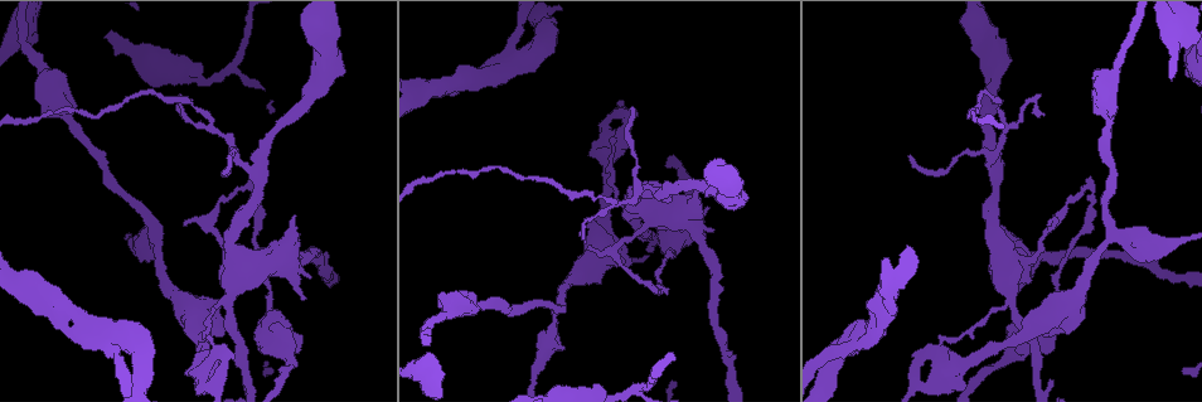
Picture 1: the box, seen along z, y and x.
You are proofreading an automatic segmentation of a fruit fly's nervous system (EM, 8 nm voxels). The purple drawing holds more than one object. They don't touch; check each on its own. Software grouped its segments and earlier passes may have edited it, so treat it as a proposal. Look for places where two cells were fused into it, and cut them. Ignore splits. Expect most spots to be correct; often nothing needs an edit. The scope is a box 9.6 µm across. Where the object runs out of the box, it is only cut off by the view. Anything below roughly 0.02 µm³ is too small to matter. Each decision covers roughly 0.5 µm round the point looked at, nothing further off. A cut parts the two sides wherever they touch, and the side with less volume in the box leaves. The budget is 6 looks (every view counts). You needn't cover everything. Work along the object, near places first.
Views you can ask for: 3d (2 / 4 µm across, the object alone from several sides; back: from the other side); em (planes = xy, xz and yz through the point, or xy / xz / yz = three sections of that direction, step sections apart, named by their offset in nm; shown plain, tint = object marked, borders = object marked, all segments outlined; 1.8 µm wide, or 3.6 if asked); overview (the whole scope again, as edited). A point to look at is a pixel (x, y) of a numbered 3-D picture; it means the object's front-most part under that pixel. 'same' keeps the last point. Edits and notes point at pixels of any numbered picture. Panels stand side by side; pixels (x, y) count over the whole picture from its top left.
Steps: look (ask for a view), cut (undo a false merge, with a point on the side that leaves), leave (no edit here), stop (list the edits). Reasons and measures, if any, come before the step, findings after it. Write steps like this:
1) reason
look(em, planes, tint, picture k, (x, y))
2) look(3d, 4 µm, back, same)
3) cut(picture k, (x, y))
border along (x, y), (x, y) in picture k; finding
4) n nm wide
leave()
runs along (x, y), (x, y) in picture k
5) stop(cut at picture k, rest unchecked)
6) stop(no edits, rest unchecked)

calibre changes
look(em, planes, borders, picture 1, (61, 115))

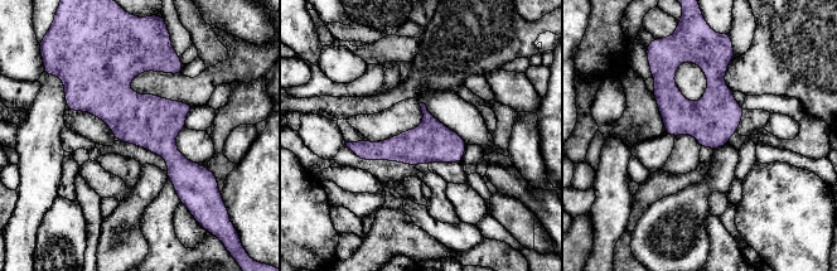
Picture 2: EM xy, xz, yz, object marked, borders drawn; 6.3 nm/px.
280 nm wide
leave()
runs along (132, 59), (124, 102), (177, 161), (182, 197) in picture 2; all the same cell

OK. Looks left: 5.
sharp bend
look(em, planes, tint, picture 1, (998, 176))

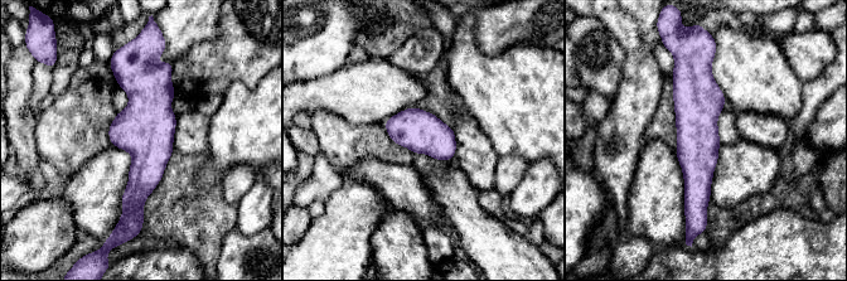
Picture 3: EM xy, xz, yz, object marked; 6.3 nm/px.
280 nm wide
leave()
runs along (135, 64), (144, 83), (140, 216) in picture 3; all the same cell

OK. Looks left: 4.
sharp bend
look(em, yz, step 16, tint, picture 1, (1089, 185))

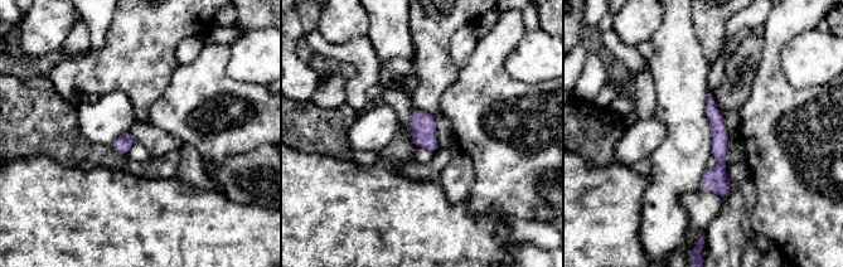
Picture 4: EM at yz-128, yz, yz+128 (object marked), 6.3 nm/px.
leave()
runs along (710, 102), (720, 135), (725, 194) in picture 4; continuous, no second cell

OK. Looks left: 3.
stop(no edits, rest unchecked)

